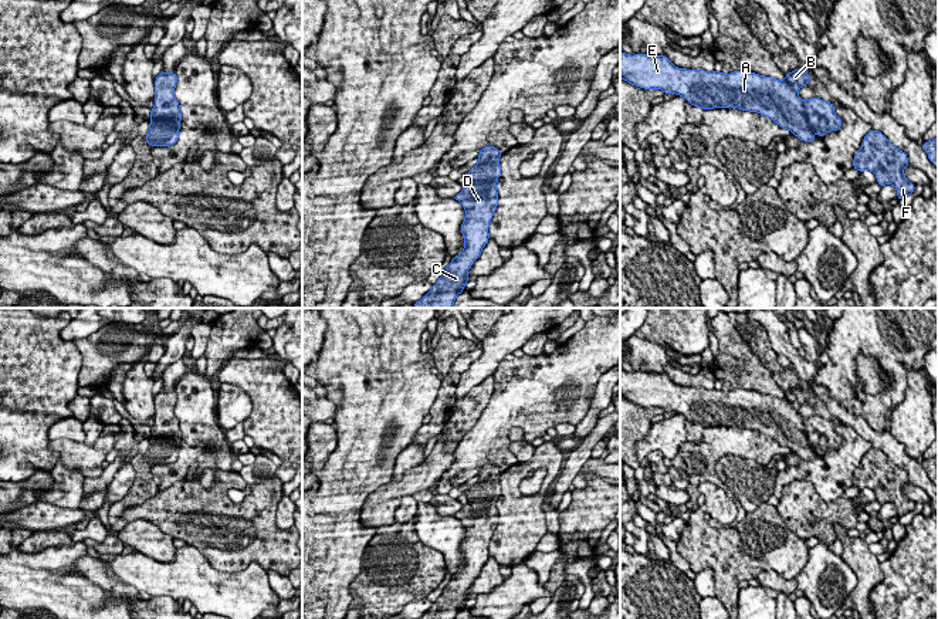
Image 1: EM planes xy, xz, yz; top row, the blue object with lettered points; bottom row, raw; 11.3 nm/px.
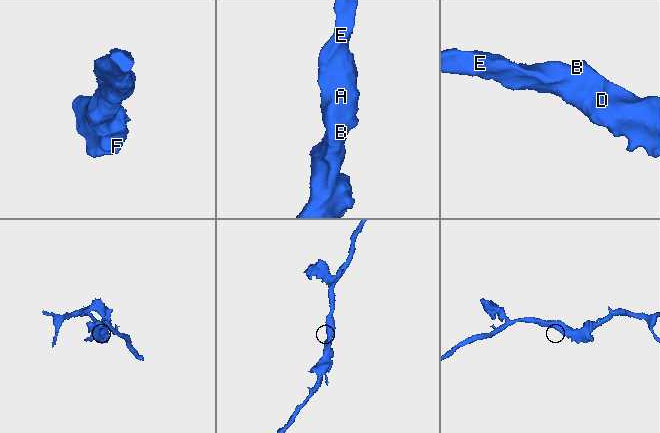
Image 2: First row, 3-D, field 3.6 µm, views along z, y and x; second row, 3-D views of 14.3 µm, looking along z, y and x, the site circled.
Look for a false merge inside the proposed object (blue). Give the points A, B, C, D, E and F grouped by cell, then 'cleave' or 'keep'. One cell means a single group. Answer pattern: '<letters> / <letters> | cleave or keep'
A B C D E F | keep

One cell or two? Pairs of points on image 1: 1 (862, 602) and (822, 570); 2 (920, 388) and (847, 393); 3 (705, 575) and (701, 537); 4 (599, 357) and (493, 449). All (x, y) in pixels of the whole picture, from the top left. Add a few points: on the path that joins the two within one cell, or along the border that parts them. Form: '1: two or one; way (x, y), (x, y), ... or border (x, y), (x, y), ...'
1: two; border (842, 560), (856, 578), (856, 587), (845, 604)
2: two; border (923, 366), (906, 366), (906, 396), (894, 408)
3: two; border (697, 571), (713, 571), (715, 595)
4: one; way (569, 372), (555, 386), (537, 392), (510, 419)

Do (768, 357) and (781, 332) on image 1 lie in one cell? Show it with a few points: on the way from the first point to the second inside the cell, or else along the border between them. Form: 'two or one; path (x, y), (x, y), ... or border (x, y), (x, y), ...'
two; border (769, 342), (775, 354)

